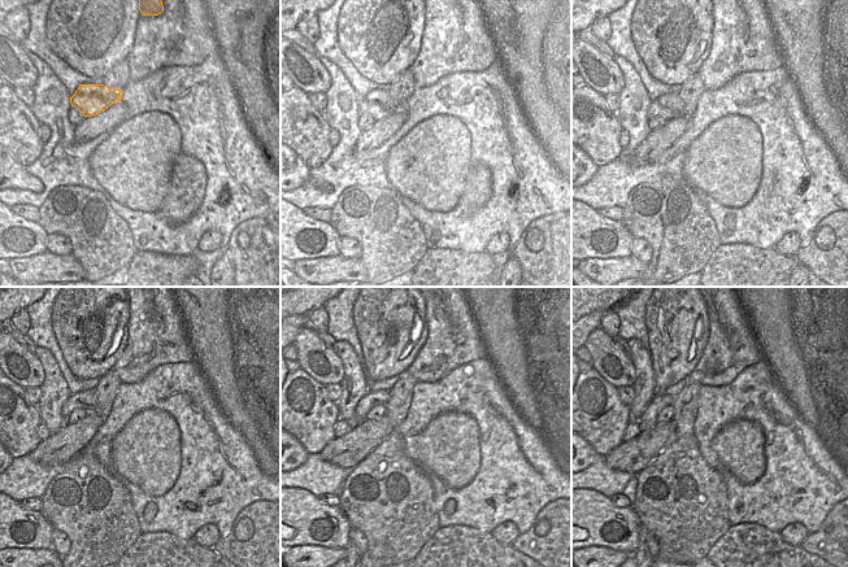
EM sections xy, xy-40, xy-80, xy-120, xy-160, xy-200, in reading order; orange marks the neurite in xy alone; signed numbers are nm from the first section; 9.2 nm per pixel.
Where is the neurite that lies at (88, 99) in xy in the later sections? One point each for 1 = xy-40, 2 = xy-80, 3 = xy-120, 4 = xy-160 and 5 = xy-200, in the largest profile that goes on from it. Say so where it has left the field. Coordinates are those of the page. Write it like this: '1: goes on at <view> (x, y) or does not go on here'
1: goes on at xy-40 (378, 104)
2: goes on at xy-80 (668, 107)
3: goes on at xy-120 (87, 398)
4: goes on at xy-160 (370, 400)
5: goes on at xy-200 (648, 419)

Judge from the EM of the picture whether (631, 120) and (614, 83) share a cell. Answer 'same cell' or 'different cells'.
different cells

